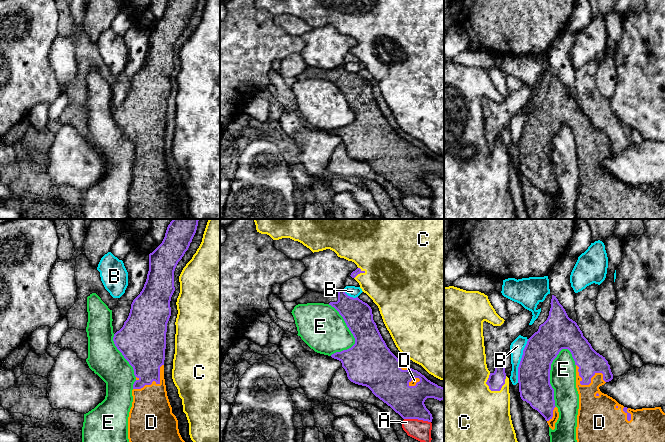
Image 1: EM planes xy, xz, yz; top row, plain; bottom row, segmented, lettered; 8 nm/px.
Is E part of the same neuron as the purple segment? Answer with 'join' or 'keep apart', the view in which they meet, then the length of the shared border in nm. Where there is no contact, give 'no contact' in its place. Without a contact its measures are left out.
keep apart | yz | 480 nm

